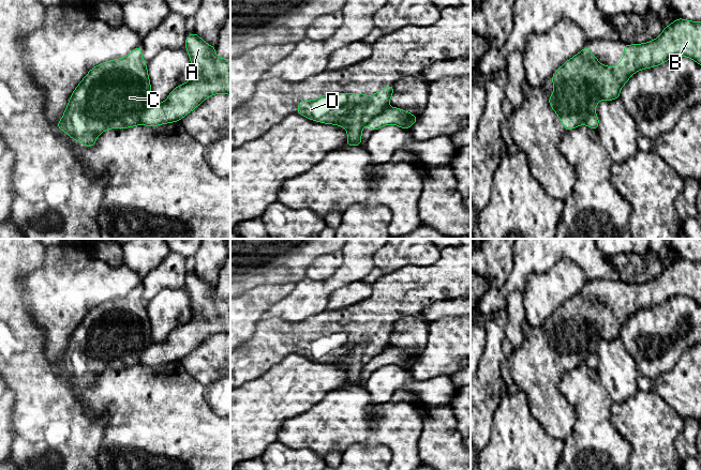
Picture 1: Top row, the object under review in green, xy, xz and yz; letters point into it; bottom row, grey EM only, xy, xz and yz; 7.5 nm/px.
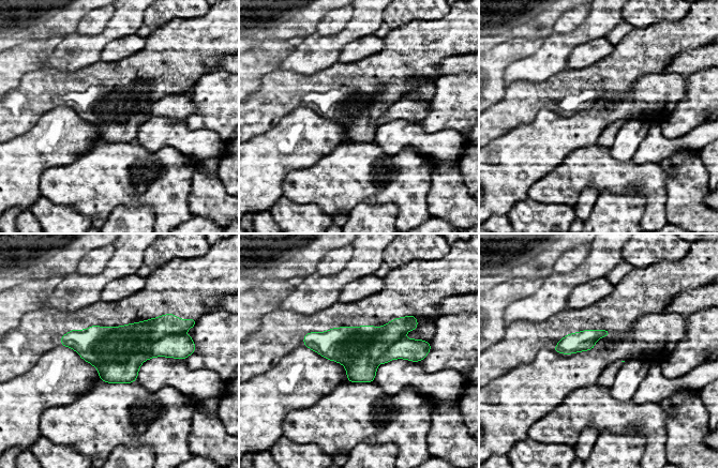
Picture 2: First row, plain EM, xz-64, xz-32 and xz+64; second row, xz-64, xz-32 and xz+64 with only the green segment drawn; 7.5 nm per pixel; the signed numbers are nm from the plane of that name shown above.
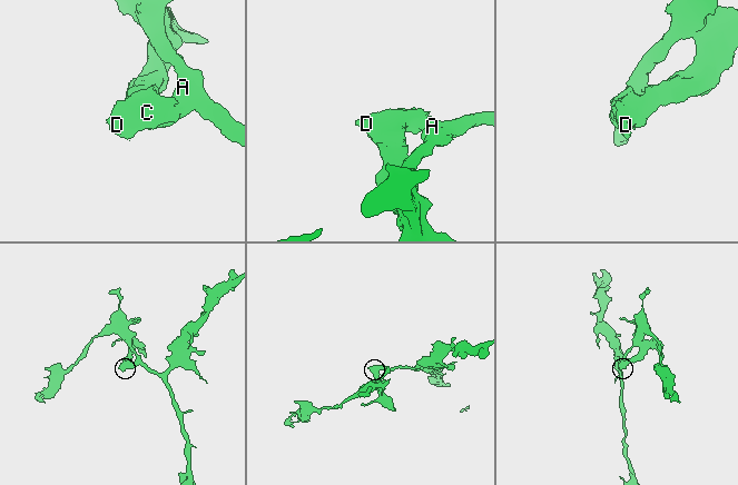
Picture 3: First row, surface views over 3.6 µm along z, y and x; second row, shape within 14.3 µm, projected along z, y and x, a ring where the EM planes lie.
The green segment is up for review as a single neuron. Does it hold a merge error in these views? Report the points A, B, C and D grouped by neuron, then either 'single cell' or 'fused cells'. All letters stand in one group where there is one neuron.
groups A / B C D; fused cells

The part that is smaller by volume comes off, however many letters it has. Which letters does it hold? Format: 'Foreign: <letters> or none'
Foreign: B, C, D

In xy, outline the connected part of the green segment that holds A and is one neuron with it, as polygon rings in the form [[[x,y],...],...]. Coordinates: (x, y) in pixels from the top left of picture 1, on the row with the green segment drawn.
[[[196,32],[187,35],[185,48],[192,63],[190,81],[176,87],[165,102],[149,106],[140,117],[140,125],[180,121],[207,97],[218,93],[230,95],[230,59],[218,58],[217,46],[208,45]]]

